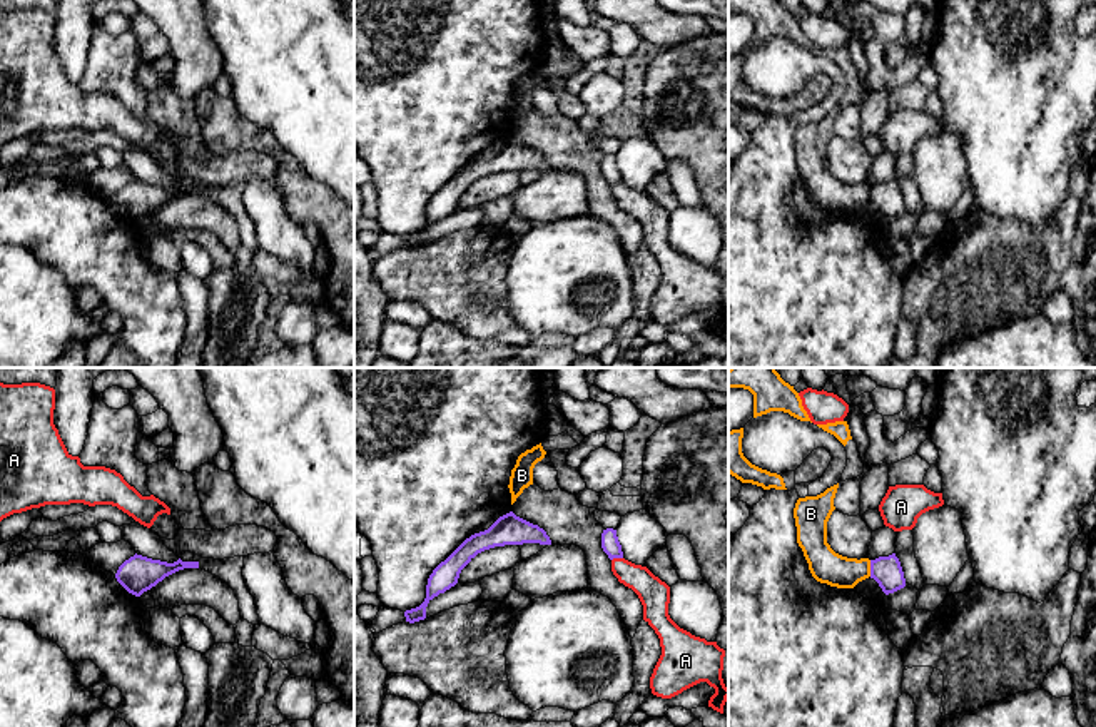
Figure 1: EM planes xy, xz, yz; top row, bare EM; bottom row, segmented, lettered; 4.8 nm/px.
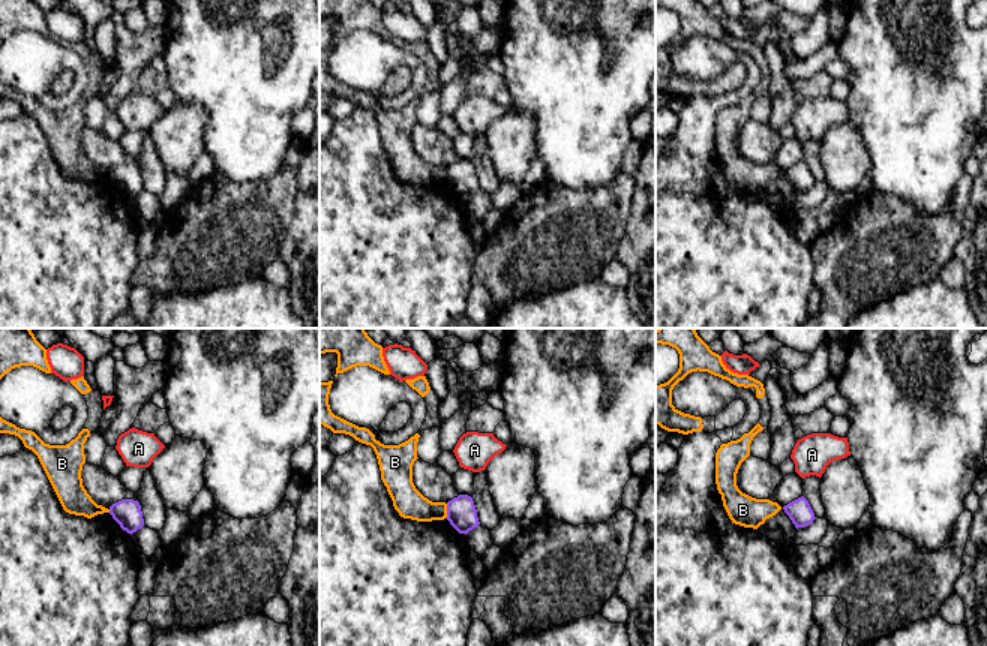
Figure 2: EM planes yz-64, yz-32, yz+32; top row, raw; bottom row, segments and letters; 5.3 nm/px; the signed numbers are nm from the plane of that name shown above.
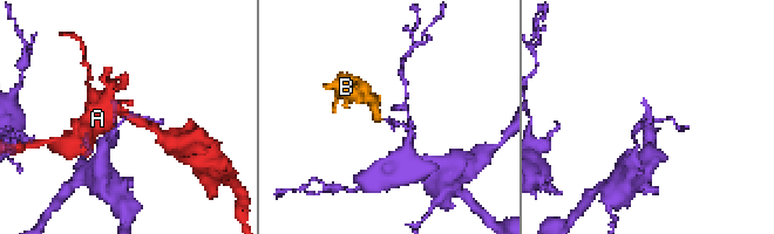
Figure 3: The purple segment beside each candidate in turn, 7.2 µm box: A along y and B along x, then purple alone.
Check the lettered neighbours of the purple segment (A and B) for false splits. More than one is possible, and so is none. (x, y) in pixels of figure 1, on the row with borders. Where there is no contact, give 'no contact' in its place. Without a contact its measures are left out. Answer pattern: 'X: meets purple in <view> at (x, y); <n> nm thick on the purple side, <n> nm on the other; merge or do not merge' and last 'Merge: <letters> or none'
A: meets purple in xz at (617, 557); 90 nm thick on the purple side, 150 nm on the other; do not merge
B: meets purple in yz at (871, 569); 140 nm thick on the purple side, 160 nm on the other; do not merge
Merge: none

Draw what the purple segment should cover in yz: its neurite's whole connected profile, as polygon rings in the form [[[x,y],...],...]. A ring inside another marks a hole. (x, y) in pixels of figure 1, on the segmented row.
[[[896,553],[870,560],[870,578],[874,578],[885,595],[906,587],[904,572]]]

